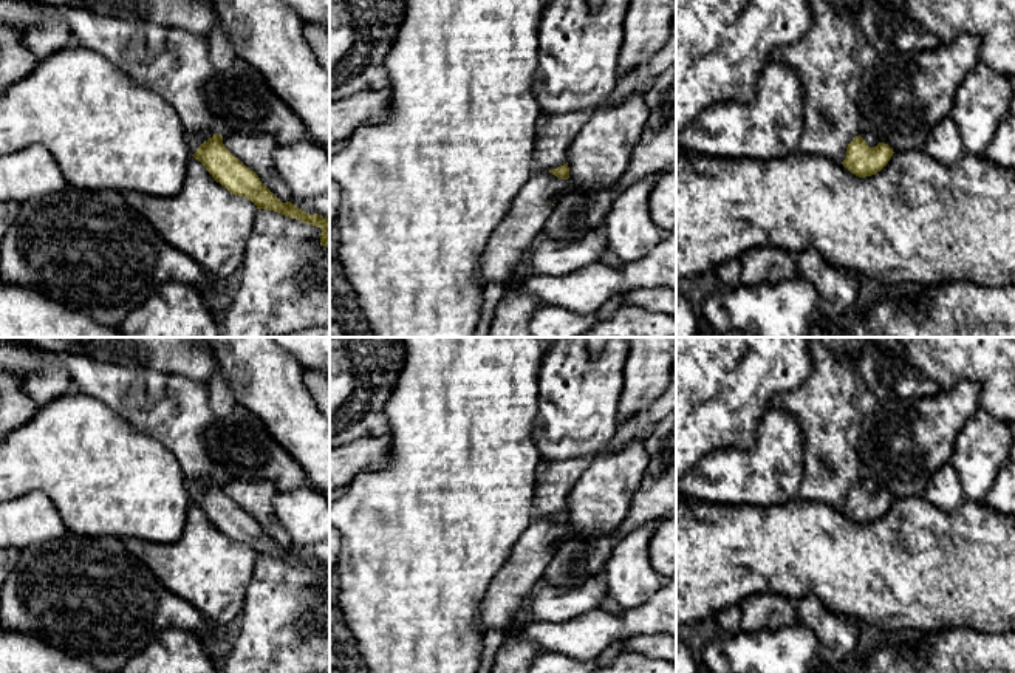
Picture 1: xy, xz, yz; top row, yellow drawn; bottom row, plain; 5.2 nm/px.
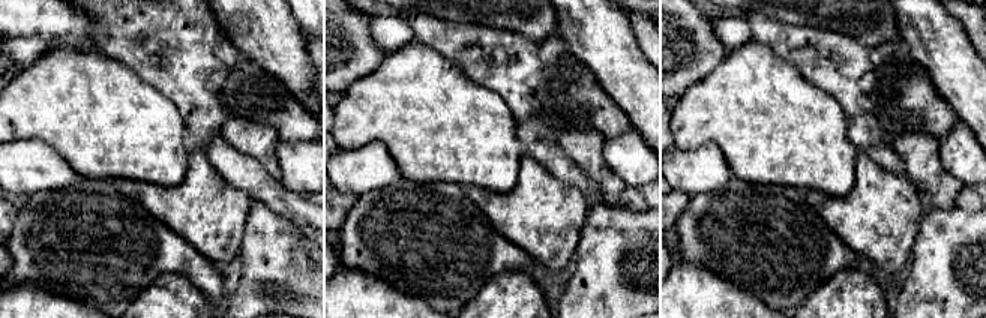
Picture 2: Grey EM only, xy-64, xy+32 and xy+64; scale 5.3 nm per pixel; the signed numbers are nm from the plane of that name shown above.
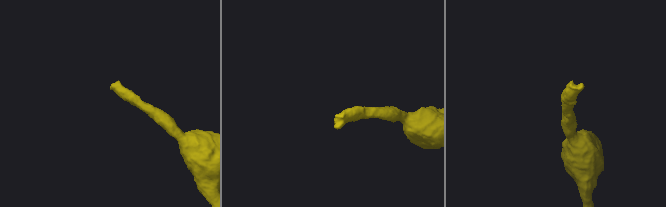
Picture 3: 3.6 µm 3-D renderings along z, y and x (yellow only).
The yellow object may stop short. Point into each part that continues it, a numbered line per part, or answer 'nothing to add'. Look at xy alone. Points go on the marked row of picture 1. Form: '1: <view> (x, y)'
1: xy (194, 140)

